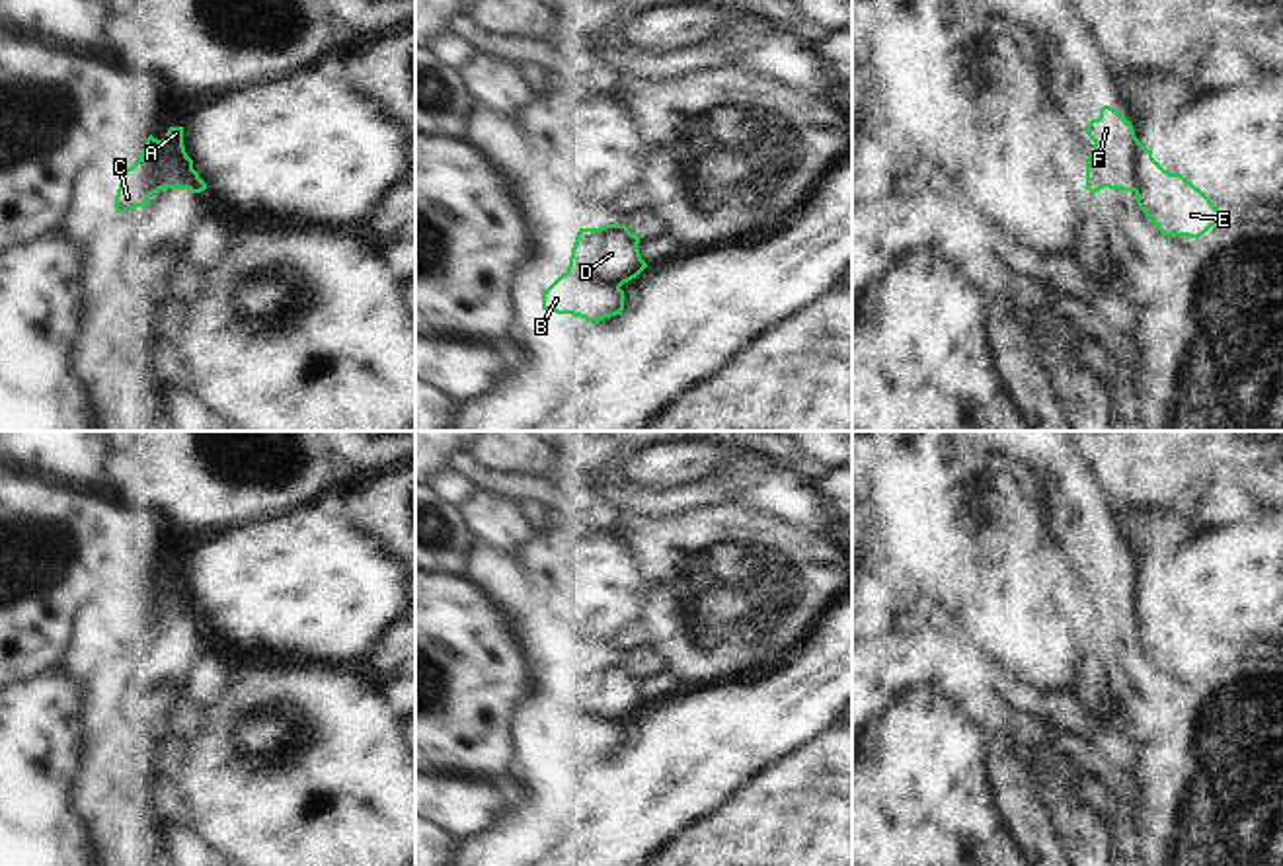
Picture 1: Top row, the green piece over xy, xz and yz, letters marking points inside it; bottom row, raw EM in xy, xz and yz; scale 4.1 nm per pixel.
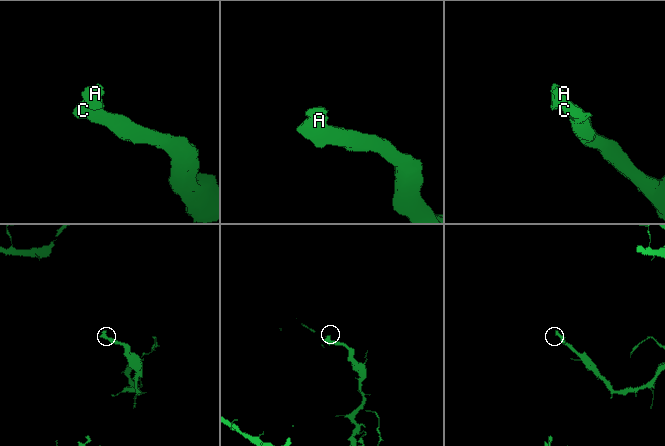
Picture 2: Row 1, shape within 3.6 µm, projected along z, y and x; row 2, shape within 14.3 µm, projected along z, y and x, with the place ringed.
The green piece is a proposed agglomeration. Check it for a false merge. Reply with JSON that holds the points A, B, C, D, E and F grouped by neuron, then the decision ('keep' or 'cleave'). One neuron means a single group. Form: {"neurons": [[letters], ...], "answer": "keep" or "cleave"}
{"neurons": [["A", "D", "F"], ["B", "C", "E"]], "answer": "cleave"}

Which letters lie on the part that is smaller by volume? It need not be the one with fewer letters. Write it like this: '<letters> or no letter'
A, D, F

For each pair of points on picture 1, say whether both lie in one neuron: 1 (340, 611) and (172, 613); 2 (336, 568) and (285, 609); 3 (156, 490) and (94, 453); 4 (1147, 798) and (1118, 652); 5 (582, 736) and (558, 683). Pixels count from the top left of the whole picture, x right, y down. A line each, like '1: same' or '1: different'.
1: different
2: same
3: different
4: same
5: same

